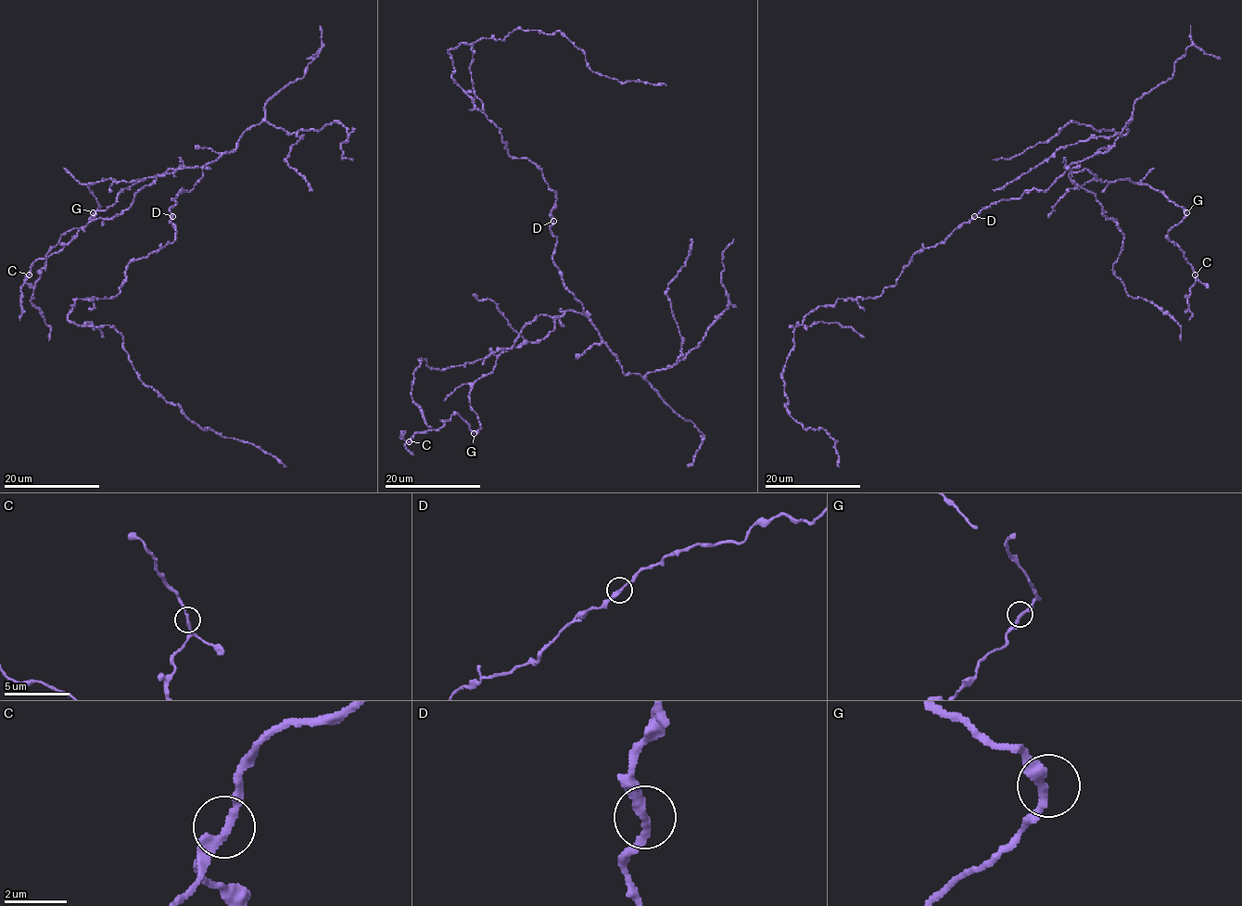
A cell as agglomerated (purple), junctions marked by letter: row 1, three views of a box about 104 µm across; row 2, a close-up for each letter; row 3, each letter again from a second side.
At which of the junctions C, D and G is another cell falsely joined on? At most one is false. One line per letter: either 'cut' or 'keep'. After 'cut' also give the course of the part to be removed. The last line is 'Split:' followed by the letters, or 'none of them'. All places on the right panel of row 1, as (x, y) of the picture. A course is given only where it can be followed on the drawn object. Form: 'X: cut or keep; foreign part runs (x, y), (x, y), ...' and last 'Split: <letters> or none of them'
C: keep
D: keep
G: keep
Split: none of them

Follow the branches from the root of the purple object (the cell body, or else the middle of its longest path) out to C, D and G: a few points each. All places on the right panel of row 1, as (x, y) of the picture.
C: (945, 241), (992, 203), (1045, 191), (1065, 167), (1087, 169), (1181, 207), (1185, 217), (1168, 237), (1195, 274)
D: (945, 241), (956, 229), (975, 216)
G: (945, 241), (992, 203), (1045, 191), (1065, 167), (1087, 169), (1103, 183), (1148, 185), (1186, 212)

